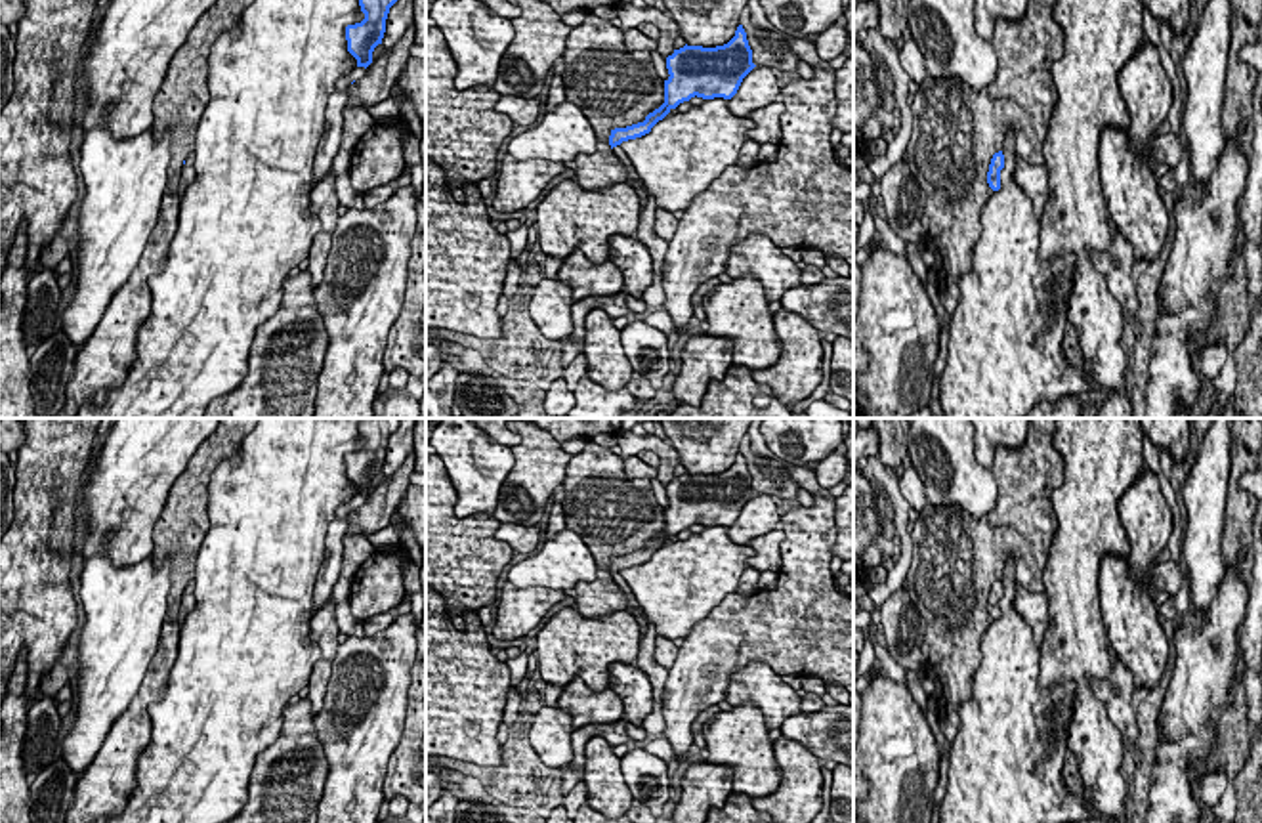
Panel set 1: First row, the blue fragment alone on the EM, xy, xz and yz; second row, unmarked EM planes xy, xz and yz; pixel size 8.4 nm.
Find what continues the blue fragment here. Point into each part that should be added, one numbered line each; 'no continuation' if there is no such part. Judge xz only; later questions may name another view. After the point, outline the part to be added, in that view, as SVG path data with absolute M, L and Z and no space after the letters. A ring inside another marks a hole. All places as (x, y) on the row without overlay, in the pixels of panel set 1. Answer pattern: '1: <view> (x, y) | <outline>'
1: xz (634, 608) | M620 573L613 575L615 584L620 586L620 590L626 594L628 605L630 605L630 613L636 617L636 623L640 624L640 638L643 636L645 628L647 628L647 621L642 615L642 607L638 603L638 600L634 598L628 582L622 579Z

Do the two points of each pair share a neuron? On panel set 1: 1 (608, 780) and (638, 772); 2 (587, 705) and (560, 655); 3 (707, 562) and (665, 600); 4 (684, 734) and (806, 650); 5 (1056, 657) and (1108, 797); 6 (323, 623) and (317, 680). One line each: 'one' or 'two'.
1: two
2: two
3: one
4: one
5: one
6: one

